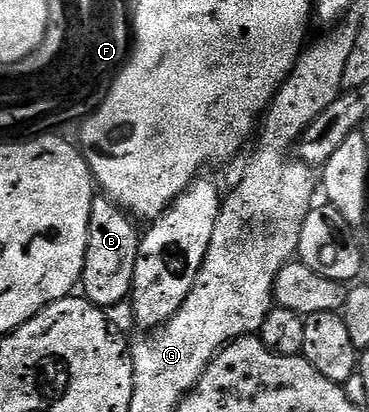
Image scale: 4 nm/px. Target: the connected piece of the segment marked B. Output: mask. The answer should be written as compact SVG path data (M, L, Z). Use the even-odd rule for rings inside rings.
M96 197L89 213L89 241L85 249L85 265L81 280L82 298L93 305L112 309L118 303L126 304L133 285L133 269L137 265L137 249L141 238L136 220L122 207L106 197Z

